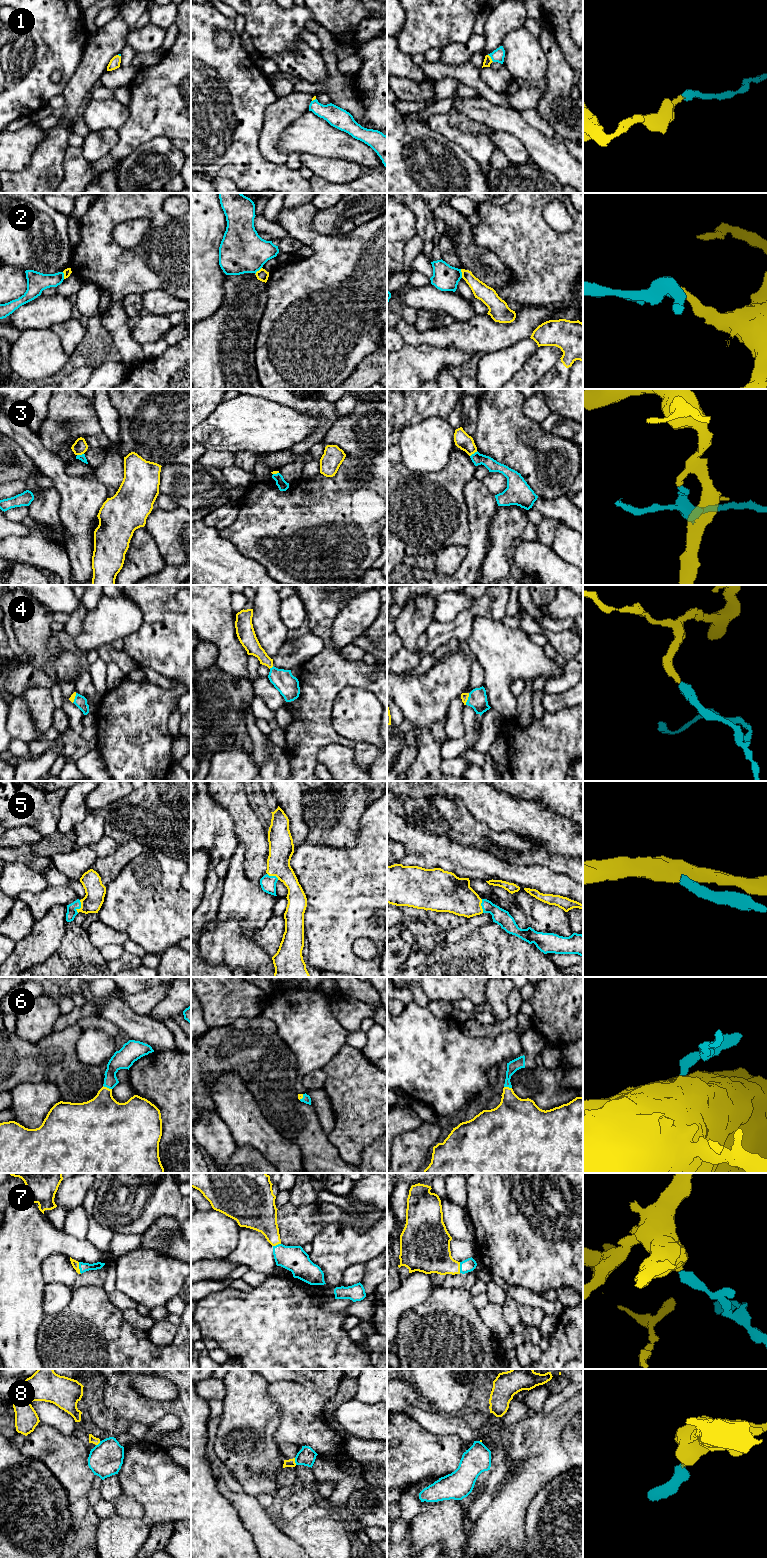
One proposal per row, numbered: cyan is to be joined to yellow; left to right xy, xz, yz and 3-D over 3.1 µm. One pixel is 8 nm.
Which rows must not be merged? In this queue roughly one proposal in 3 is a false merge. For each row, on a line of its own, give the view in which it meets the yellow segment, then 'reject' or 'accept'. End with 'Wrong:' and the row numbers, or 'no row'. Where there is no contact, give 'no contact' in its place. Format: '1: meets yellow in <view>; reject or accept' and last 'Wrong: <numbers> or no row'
1: meets yellow in yz; accept
2: meets yellow in yz; reject
3: meets yellow in yz; reject
4: meets yellow in yz; accept
5: meets yellow in xy; accept
6: meets yellow in xy; accept
7: meets yellow in xy; accept
8: meets yellow in xz; reject
Wrong: 2, 3, 8

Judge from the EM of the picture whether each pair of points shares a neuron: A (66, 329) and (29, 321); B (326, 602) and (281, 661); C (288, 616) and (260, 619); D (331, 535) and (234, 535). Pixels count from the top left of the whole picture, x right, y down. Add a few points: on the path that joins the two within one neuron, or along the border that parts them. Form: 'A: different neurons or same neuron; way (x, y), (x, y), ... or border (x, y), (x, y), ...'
A: different neurons; border (71, 317), (49, 327)
B: different neurons; border (311, 631), (323, 643), (315, 655)
C: different neurons; border (281, 600), (280, 618), (288, 629)
D: same neuron; way (307, 535), (258, 535)

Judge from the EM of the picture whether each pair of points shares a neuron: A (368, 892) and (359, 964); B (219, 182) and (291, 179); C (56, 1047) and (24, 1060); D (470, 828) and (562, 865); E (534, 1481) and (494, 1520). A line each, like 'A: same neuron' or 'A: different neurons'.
A: same neuron
B: different neurons
C: same neuron
D: same neuron
E: same neuron

